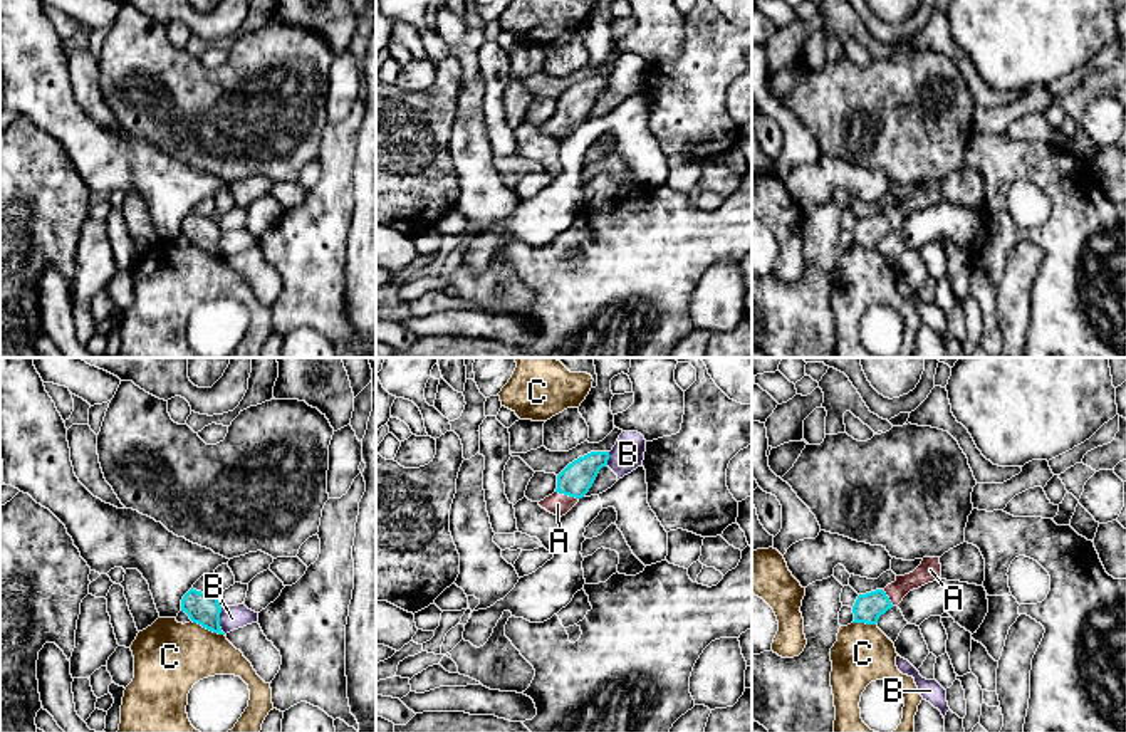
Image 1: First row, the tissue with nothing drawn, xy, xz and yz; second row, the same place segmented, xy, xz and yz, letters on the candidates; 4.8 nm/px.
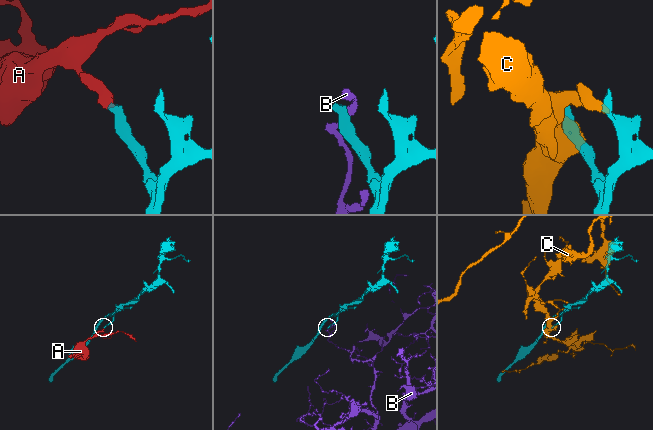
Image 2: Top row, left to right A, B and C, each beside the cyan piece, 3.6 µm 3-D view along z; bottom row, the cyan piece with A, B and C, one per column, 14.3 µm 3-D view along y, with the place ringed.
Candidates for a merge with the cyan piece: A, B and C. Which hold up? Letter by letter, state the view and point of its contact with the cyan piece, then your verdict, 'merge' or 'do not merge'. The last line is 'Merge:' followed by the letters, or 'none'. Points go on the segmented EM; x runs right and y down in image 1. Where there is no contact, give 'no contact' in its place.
A: xz (568, 494) | merge
B: xy (218, 622) | do not merge
C: xy (208, 628) | do not merge
Merge: A

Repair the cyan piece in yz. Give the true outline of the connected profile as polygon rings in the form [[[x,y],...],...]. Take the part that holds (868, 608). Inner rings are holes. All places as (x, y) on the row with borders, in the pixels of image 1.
[[[923,557],[921,564],[913,573],[896,576],[896,581],[884,589],[859,594],[852,606],[852,623],[876,625],[879,616],[893,606],[898,606],[910,591],[938,581],[940,578],[940,557]]]

